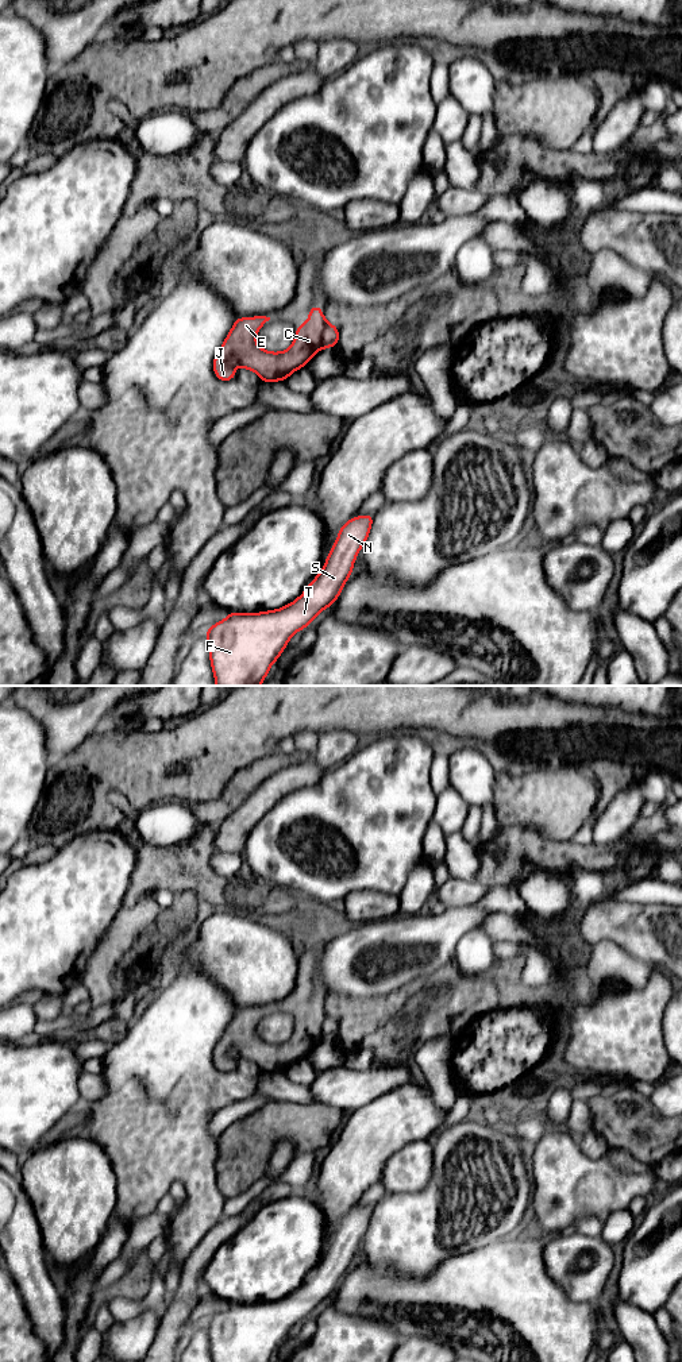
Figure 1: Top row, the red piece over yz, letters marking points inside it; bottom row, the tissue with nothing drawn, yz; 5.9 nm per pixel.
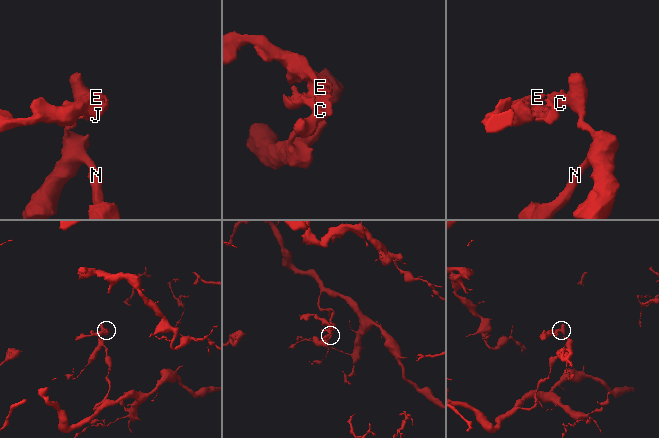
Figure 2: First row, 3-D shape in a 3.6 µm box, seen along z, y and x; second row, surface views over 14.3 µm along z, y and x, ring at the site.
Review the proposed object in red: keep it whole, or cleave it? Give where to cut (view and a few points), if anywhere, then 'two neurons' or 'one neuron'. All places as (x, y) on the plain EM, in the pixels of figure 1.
cut in yz along (327, 1014), (320, 1038); two neurons

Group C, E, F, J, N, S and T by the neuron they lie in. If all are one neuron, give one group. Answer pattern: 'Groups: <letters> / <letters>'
Groups: C E J / F N S T

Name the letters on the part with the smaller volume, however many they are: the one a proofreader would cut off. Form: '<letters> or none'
C, E, J

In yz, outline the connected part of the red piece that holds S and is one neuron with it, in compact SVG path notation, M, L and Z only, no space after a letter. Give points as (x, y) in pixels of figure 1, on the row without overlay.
M375 1205L350 1209L342 1216L338 1230L327 1247L320 1265L308 1274L305 1284L277 1301L242 1305L230 1303L228 1308L205 1322L213 1362L269 1362L288 1338L289 1330L307 1319L312 1311L338 1290L351 1266L355 1249L365 1236Z

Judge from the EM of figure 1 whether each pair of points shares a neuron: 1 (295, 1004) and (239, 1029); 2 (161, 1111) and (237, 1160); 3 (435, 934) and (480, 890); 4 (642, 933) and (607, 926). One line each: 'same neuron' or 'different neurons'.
1: same neuron
2: different neurons
3: different neurons
4: same neuron

